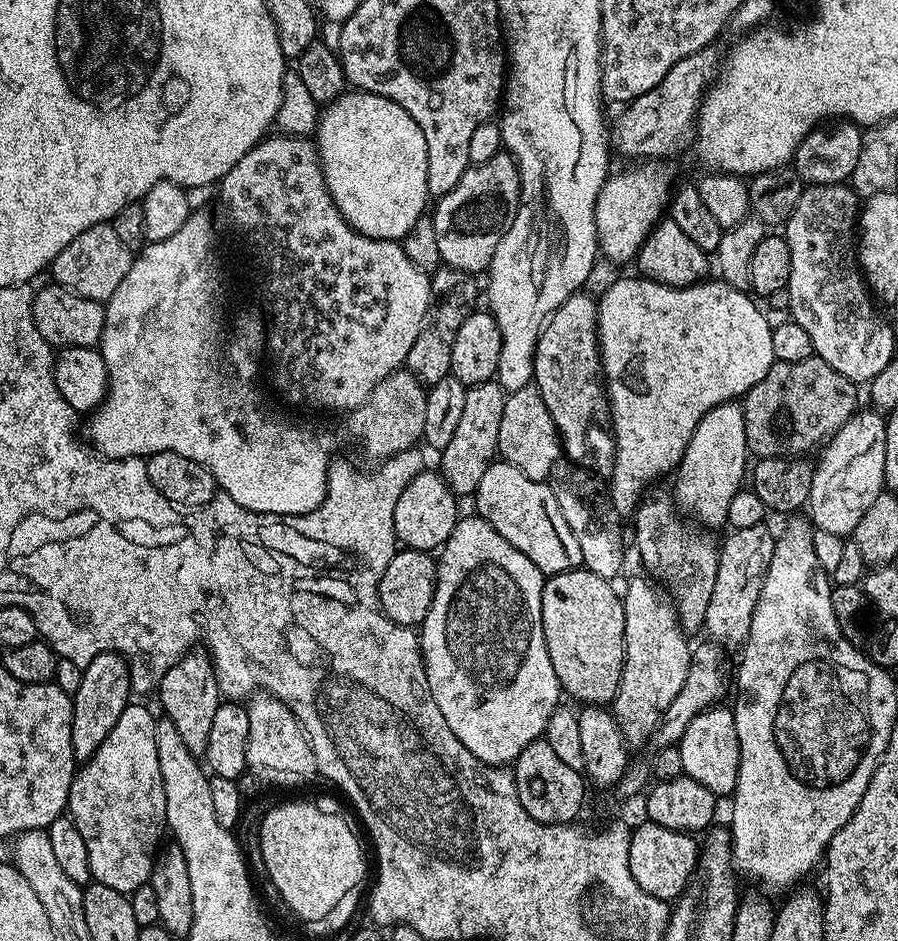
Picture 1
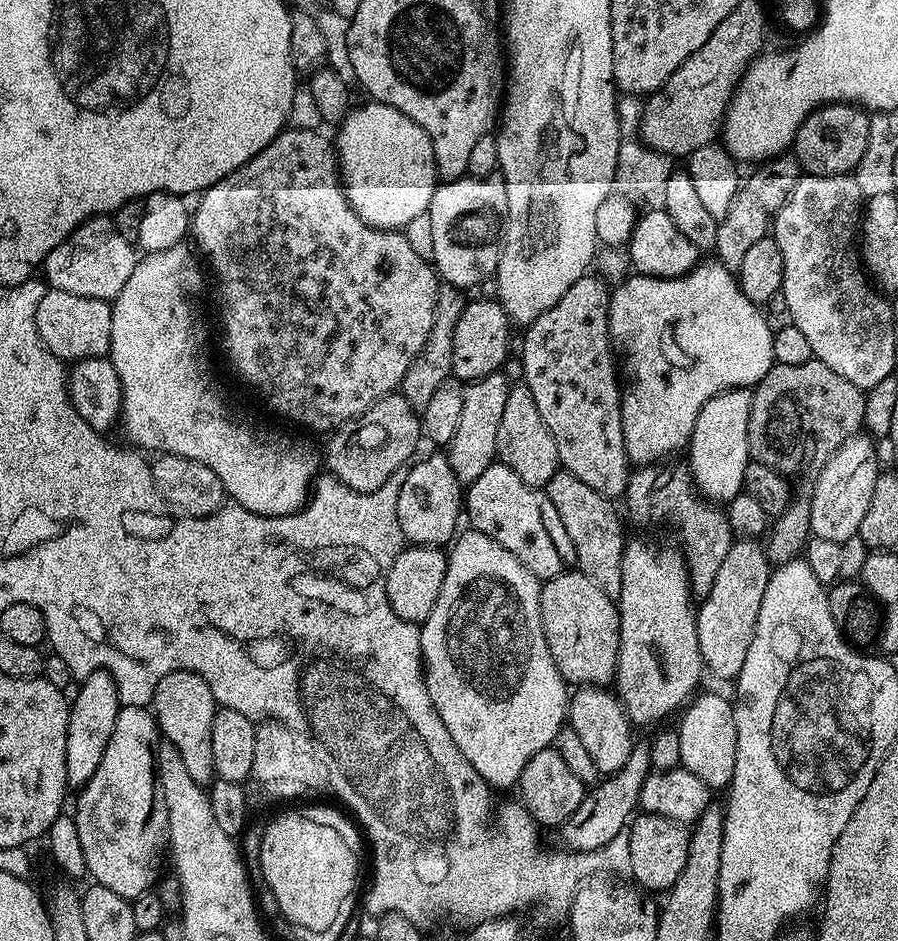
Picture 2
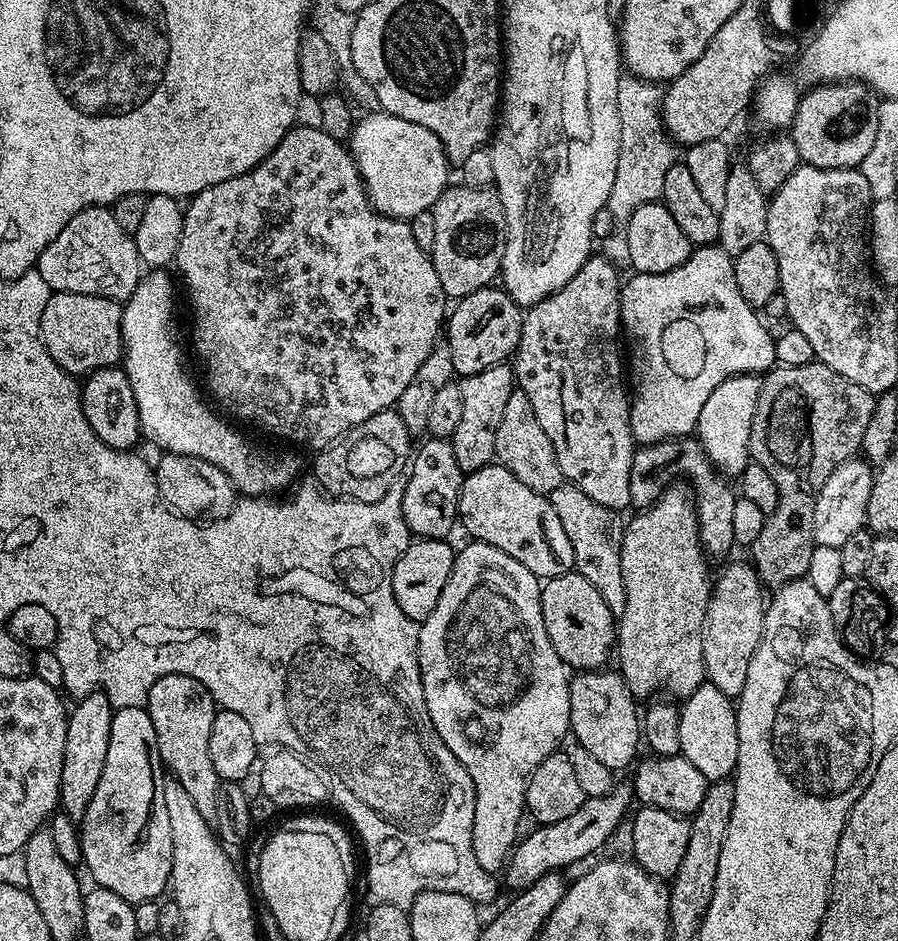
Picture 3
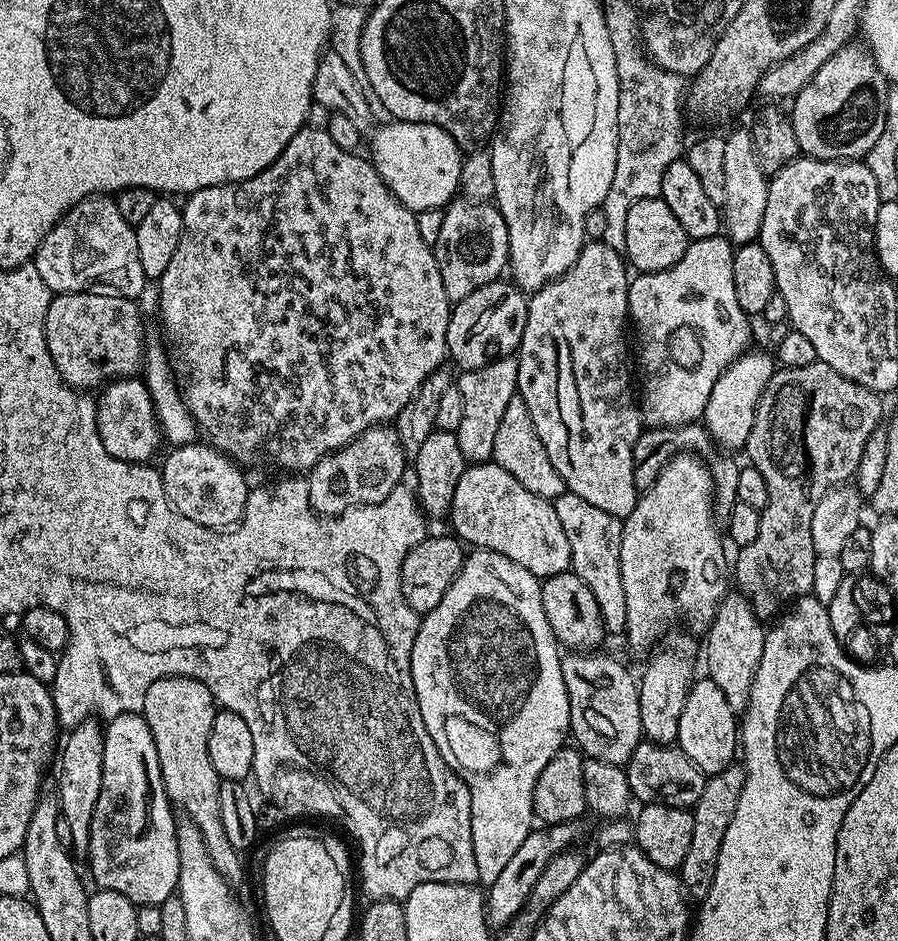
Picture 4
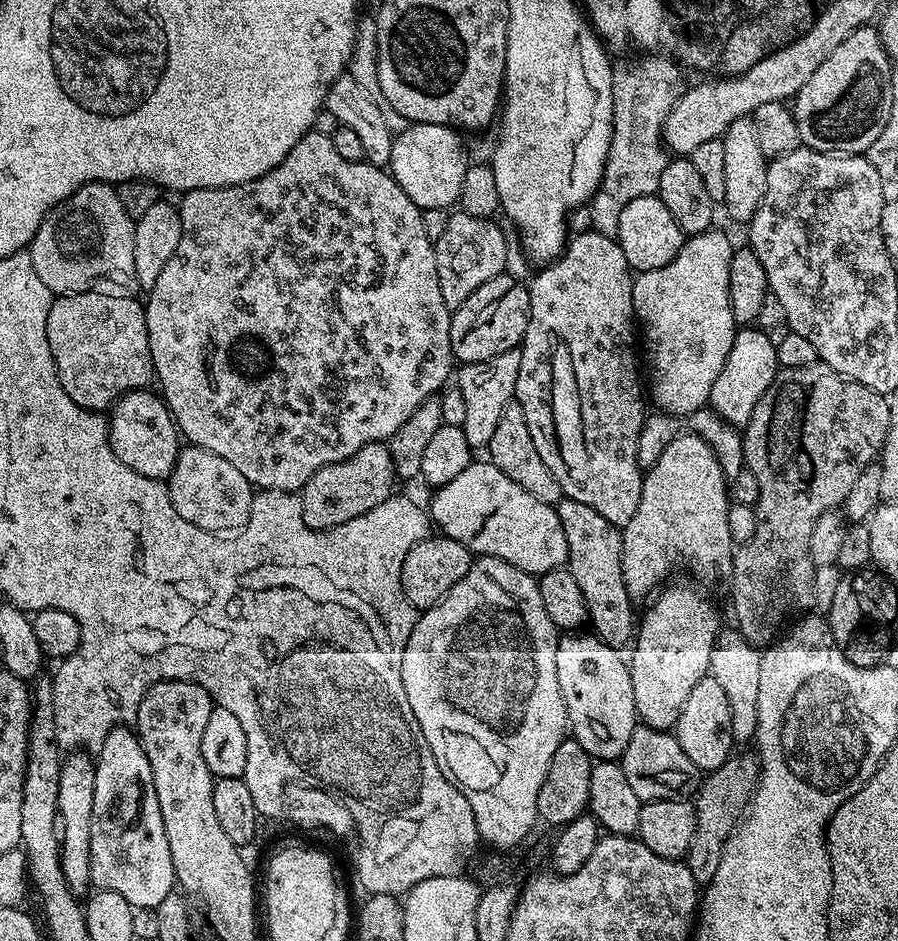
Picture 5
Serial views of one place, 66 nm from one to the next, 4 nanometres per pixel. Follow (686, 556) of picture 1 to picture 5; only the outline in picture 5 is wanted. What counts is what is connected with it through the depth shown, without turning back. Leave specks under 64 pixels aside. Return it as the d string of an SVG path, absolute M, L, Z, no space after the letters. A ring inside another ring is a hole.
M705 406L694 410L690 415L673 416L670 412L662 412L659 410L645 415L644 425L638 434L638 450L636 451L636 461L640 463L641 469L647 470L660 455L662 450L666 450L666 446L670 442L674 442L674 438L681 435L687 429L693 436L701 436L710 447L714 450L714 454L718 458L718 462L722 466L725 477L733 478L746 468L744 462L744 437L741 429L737 425L731 424L728 420L723 420L711 406Z

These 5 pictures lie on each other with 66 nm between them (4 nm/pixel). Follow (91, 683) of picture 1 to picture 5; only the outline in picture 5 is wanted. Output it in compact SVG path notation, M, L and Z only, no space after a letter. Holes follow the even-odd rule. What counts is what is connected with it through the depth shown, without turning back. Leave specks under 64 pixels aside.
M72 754L60 766L58 778L58 824L62 831L60 838L60 861L63 864L63 873L66 874L66 886L77 898L89 895L93 887L90 864L90 822L94 814L94 778L96 766L93 757L88 754Z

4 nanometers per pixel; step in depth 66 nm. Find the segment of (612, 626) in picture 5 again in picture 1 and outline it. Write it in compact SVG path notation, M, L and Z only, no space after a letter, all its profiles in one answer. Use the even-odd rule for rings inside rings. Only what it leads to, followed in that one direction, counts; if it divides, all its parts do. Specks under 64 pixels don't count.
M561 458L554 462L554 470L550 470L547 485L552 489L554 498L558 498L558 506L562 510L570 530L574 530L574 538L578 541L578 550L582 550L582 565L589 572L598 574L598 578L615 581L616 575L624 568L624 536L626 540L626 528L622 525L622 517L612 509L609 497L600 489L601 481L581 464L574 464L567 458Z

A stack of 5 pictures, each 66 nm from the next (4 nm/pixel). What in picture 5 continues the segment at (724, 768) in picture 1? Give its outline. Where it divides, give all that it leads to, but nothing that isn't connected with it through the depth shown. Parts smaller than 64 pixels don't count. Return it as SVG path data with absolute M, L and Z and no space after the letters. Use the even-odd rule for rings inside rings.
M711 674L703 676L690 690L690 698L686 698L686 706L682 706L682 714L674 729L676 741L686 750L686 758L707 774L722 766L734 752L732 738L732 719L730 718L730 702L726 700L726 690L722 690Z

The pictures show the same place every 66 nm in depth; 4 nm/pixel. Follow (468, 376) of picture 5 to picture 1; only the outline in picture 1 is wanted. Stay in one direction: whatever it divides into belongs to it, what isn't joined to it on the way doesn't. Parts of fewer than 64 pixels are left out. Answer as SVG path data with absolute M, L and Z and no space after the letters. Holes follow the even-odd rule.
M495 379L468 388L462 418L458 421L455 433L450 437L450 443L439 453L438 471L447 482L448 489L456 493L457 497L471 497L478 482L482 482L482 474L486 474L488 467L497 459L498 429L502 423L505 395L504 387L497 384Z

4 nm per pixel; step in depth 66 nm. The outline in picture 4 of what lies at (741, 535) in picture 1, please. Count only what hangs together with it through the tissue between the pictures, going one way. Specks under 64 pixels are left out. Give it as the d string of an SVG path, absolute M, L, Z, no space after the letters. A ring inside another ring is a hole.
M729 591L728 595L721 600L716 608L716 617L712 623L708 625L706 639L708 639L708 649L703 649L702 656L708 659L707 679L714 682L714 686L718 686L718 690L722 690L722 694L726 694L726 702L730 706L730 710L734 710L737 714L742 714L748 709L750 702L750 686L756 677L758 670L758 662L762 658L762 650L764 649L764 637L766 628L761 617L756 615L756 611L750 606L750 602L739 591Z

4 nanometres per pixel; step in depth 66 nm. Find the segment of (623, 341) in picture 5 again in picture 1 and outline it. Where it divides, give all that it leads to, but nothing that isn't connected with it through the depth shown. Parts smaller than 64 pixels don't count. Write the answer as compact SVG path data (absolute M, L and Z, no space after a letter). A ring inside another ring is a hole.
M581 290L576 295L566 298L566 302L562 302L562 306L558 306L558 310L552 312L544 324L544 329L538 334L536 349L534 350L534 374L532 378L537 390L542 394L542 402L546 402L546 410L550 410L550 418L554 418L554 426L560 435L563 455L572 463L581 464L583 468L588 469L597 477L608 478L612 475L612 467L616 457L616 440L612 436L612 415L608 409L608 392L604 389L604 371L600 369L600 343L596 337L596 305L597 301L587 292Z

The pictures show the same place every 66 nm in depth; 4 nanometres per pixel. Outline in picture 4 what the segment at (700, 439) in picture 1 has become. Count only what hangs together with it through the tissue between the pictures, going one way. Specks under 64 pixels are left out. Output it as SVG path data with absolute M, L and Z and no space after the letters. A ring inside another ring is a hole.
M745 351L728 369L721 374L718 382L714 382L714 390L710 390L710 398L706 402L706 410L702 422L708 427L708 433L717 444L725 450L743 449L750 438L750 430L756 421L756 407L764 387L770 382L774 371L774 360L764 352Z

